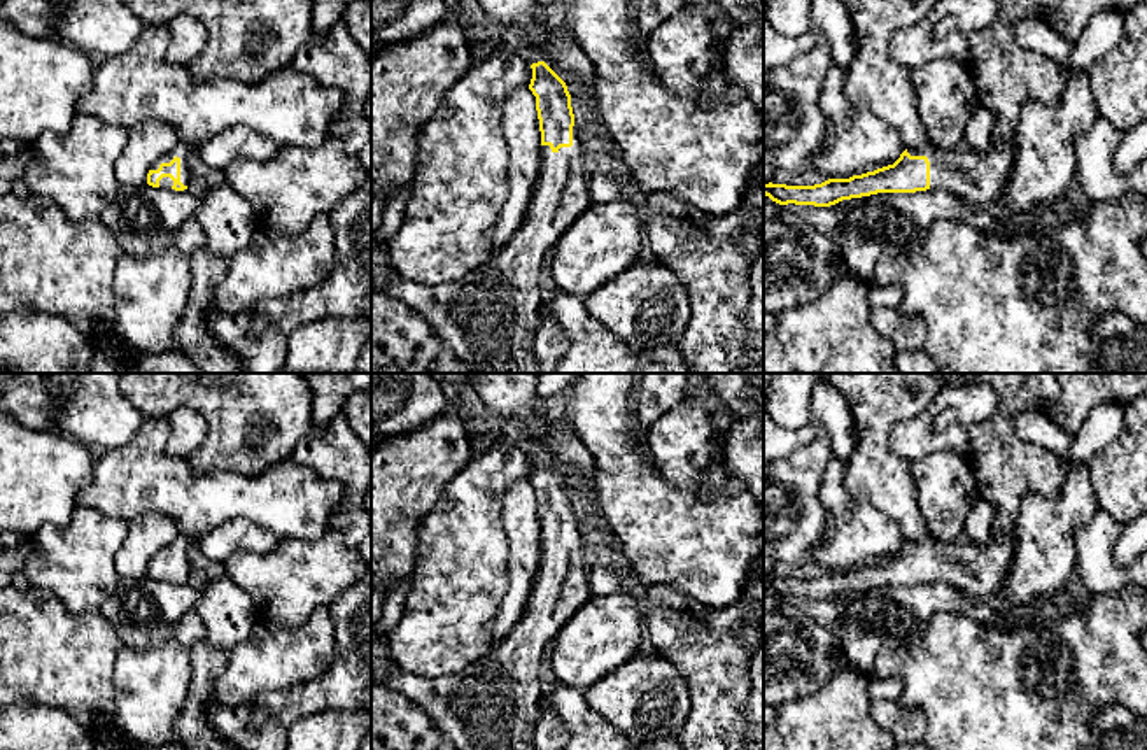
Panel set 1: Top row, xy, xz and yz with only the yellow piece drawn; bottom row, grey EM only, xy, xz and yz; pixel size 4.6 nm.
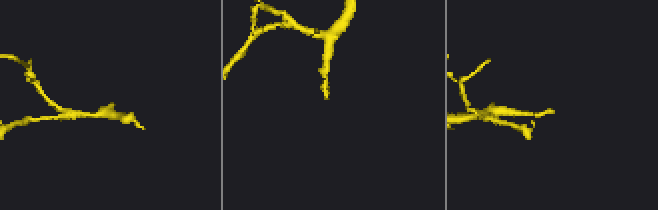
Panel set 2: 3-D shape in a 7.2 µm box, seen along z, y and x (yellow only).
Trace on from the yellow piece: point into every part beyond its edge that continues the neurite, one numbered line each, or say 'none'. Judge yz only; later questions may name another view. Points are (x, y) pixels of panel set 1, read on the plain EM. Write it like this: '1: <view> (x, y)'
1: yz (978, 572)

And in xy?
1: xy (182, 542)

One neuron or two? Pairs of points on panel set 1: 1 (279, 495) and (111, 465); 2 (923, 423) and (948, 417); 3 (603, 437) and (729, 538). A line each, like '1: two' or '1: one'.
1: one
2: two
3: one

